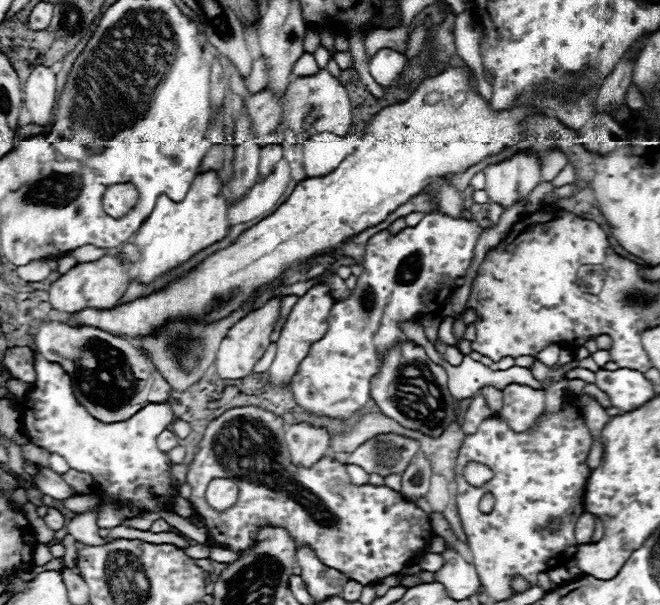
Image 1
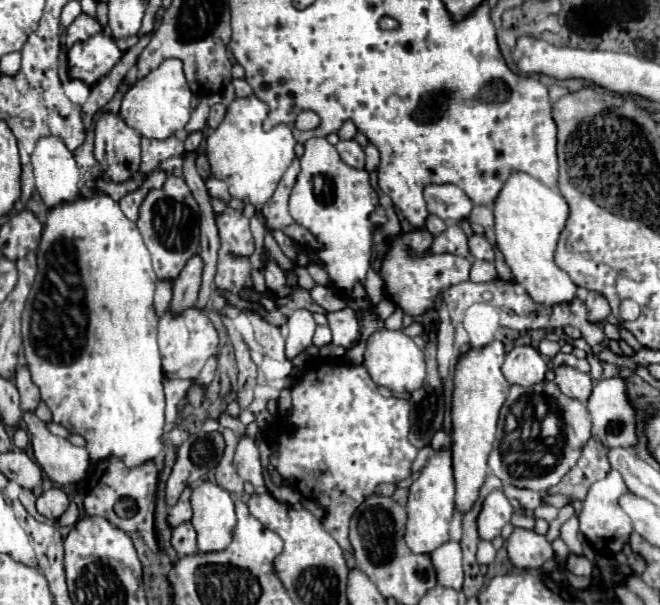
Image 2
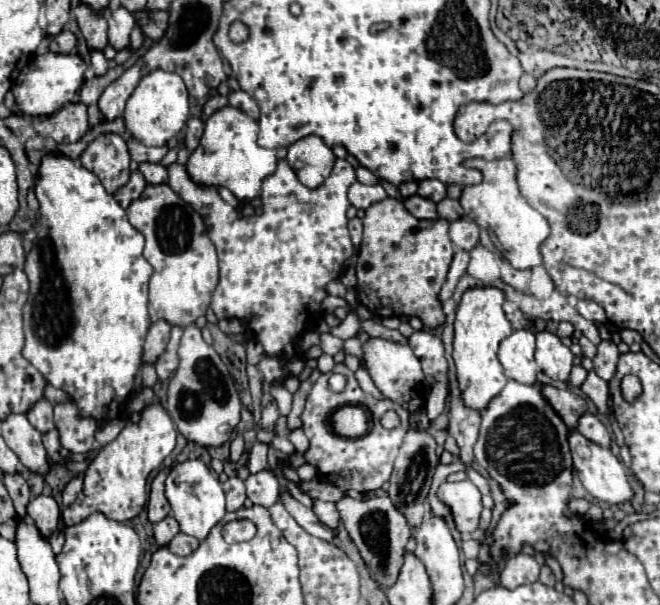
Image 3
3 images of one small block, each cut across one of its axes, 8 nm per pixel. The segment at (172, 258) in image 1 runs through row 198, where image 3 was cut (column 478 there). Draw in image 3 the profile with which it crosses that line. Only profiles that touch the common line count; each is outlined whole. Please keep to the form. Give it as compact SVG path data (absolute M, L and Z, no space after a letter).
M470 158L470 160L464 160L462 166L476 168L484 176L480 184L462 188L462 196L458 198L458 202L464 208L464 214L470 220L474 220L480 228L488 230L496 250L514 268L524 270L524 268L540 266L542 264L540 244L548 238L550 226L546 224L546 218L540 212L536 212L520 194L516 184L516 164L512 162L512 158L500 158L500 160Z

